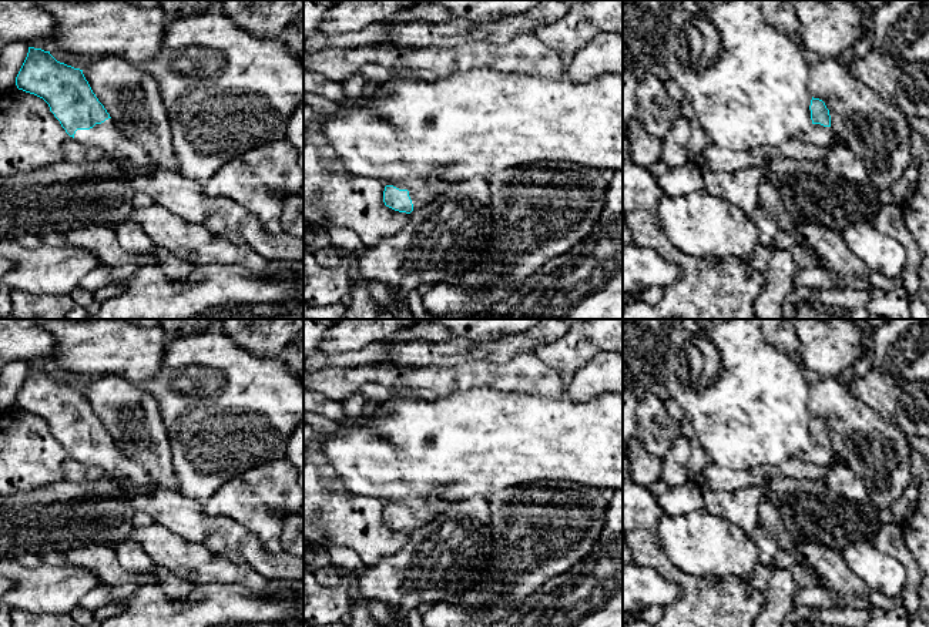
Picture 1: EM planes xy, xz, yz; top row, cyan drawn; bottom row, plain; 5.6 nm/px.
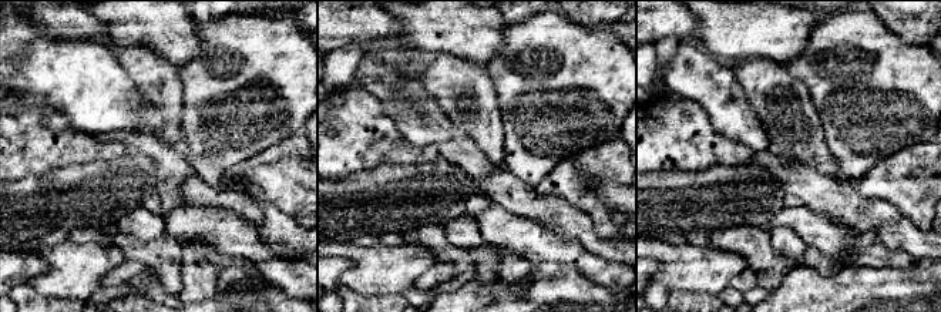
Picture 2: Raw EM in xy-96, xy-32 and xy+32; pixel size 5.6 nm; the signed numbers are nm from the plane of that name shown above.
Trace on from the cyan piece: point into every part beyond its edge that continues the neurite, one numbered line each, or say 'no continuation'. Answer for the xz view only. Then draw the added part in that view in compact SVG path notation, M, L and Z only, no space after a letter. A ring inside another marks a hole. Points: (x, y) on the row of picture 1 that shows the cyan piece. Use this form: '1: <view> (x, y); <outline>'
1: xz (421, 195); M435 181L416 188L408 188L408 187L396 187L396 188L409 191L409 197L412 200L415 211L433 201L439 194L445 192L450 185L452 184L447 181Z

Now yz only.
1: yz (821, 136); M812 124L805 134L799 135L804 142L819 147L831 145L834 137L832 128L821 124Z

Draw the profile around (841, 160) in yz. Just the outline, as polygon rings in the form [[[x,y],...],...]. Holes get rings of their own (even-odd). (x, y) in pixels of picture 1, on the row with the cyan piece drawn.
[[[842,142],[829,147],[824,162],[835,174],[851,182],[868,184],[868,170],[863,161]]]

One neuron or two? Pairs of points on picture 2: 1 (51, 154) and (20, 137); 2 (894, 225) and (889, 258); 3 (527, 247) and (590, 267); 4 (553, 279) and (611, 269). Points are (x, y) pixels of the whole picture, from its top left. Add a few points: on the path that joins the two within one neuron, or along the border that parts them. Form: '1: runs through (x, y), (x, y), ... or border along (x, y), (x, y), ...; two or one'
1: runs through (44, 150), (33, 150), (27, 144); one
2: border along (879, 240), (890, 248), (906, 251), (914, 260); two
3: runs through (543, 247), (574, 252); one
4: border along (551, 261), (572, 264), (590, 278), (612, 289); two

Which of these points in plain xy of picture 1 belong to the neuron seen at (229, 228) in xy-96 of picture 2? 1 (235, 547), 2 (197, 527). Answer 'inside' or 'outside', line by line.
1: outside
2: outside

